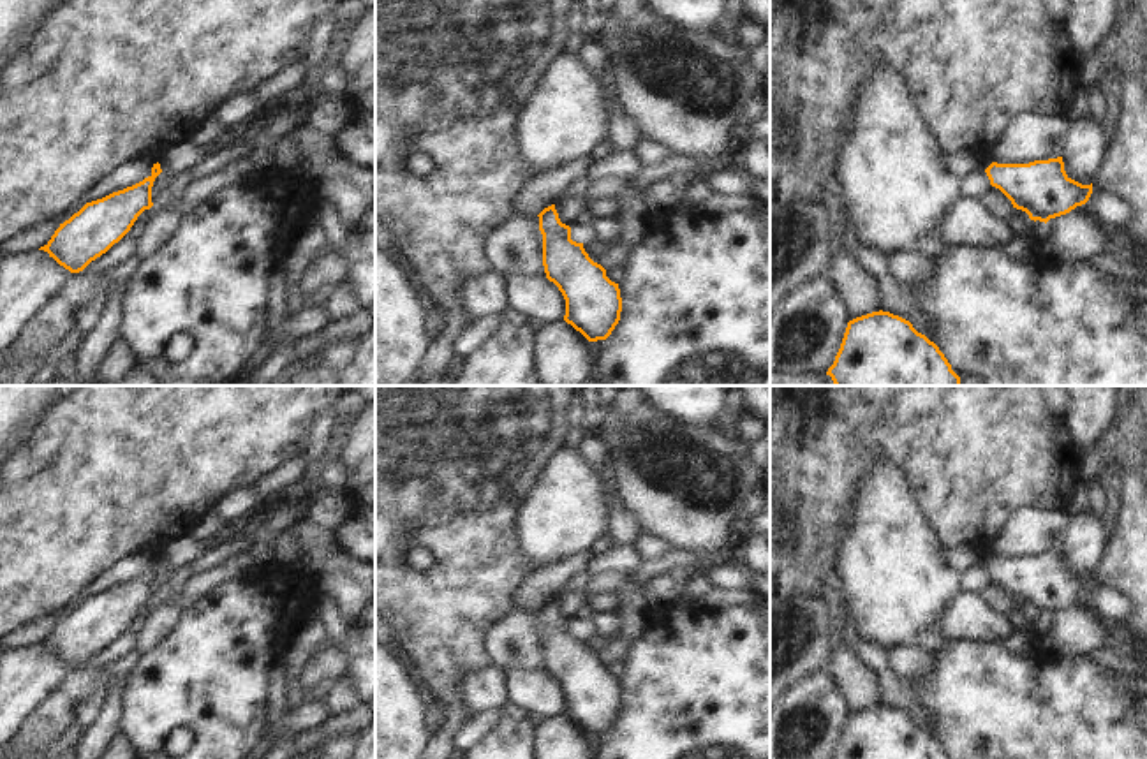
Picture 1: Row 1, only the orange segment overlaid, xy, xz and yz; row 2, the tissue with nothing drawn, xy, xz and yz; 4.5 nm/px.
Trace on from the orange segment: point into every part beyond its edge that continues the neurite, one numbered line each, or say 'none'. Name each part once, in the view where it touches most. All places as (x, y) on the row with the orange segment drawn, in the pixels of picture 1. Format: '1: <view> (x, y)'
none.

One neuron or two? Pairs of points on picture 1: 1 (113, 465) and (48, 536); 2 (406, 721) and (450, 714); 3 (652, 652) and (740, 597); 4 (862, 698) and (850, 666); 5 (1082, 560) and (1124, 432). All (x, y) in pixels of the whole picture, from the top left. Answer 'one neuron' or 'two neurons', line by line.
1: one neuron
2: two neurons
3: two neurons
4: one neuron
5: two neurons

